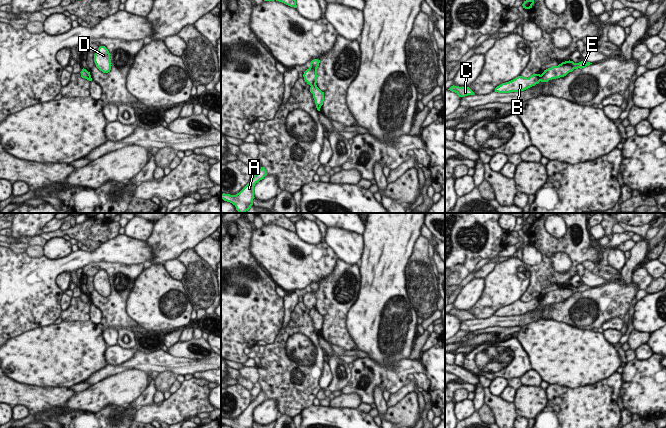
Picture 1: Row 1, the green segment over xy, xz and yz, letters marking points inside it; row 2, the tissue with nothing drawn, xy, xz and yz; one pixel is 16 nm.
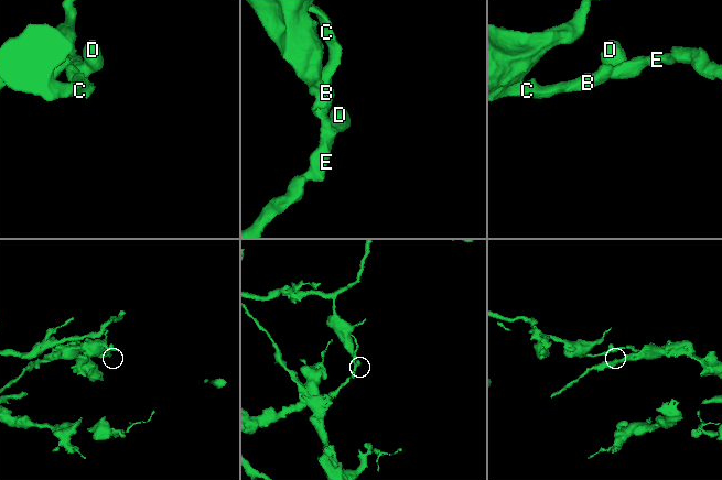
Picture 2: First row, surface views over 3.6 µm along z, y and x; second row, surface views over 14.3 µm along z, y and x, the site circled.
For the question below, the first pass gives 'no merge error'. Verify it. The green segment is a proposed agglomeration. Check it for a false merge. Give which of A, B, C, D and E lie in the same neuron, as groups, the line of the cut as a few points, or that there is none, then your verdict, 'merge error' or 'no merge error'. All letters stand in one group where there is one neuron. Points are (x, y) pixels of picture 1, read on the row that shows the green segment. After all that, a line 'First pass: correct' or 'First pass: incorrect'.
A D E / B C | yz (541, 75), (539, 80) | merge error
First pass: incorrect

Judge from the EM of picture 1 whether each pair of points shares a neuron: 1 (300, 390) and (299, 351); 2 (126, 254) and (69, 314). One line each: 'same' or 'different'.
1: same
2: different

